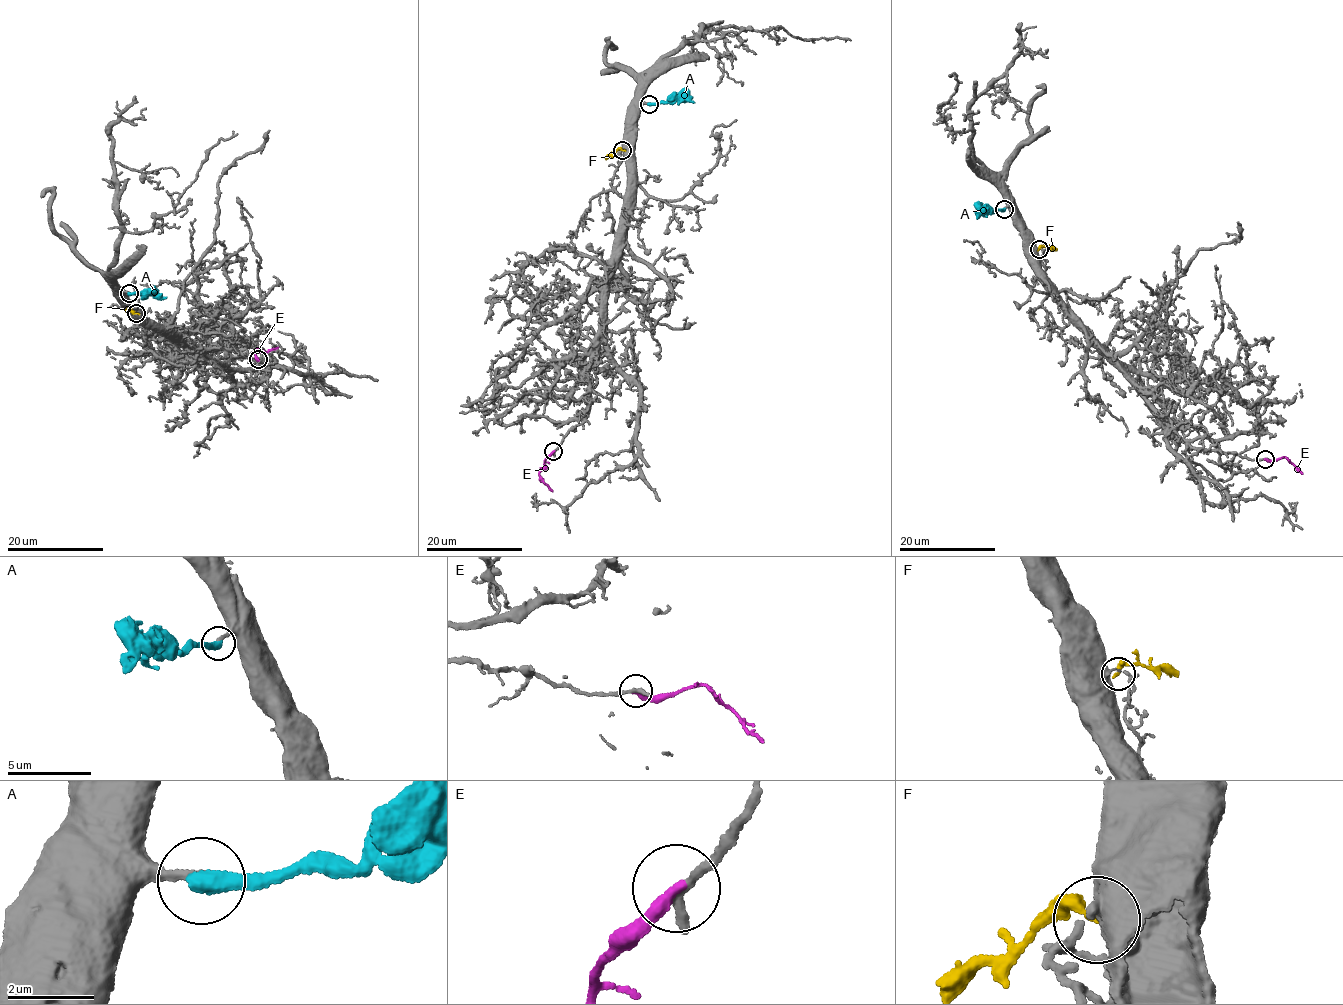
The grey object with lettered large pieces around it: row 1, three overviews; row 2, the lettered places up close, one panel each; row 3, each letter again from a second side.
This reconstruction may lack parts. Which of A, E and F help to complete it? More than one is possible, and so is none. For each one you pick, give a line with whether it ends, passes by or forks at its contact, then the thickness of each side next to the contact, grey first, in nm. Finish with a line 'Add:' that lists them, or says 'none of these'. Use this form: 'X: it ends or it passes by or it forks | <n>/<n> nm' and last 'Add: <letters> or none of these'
Add: none of these

